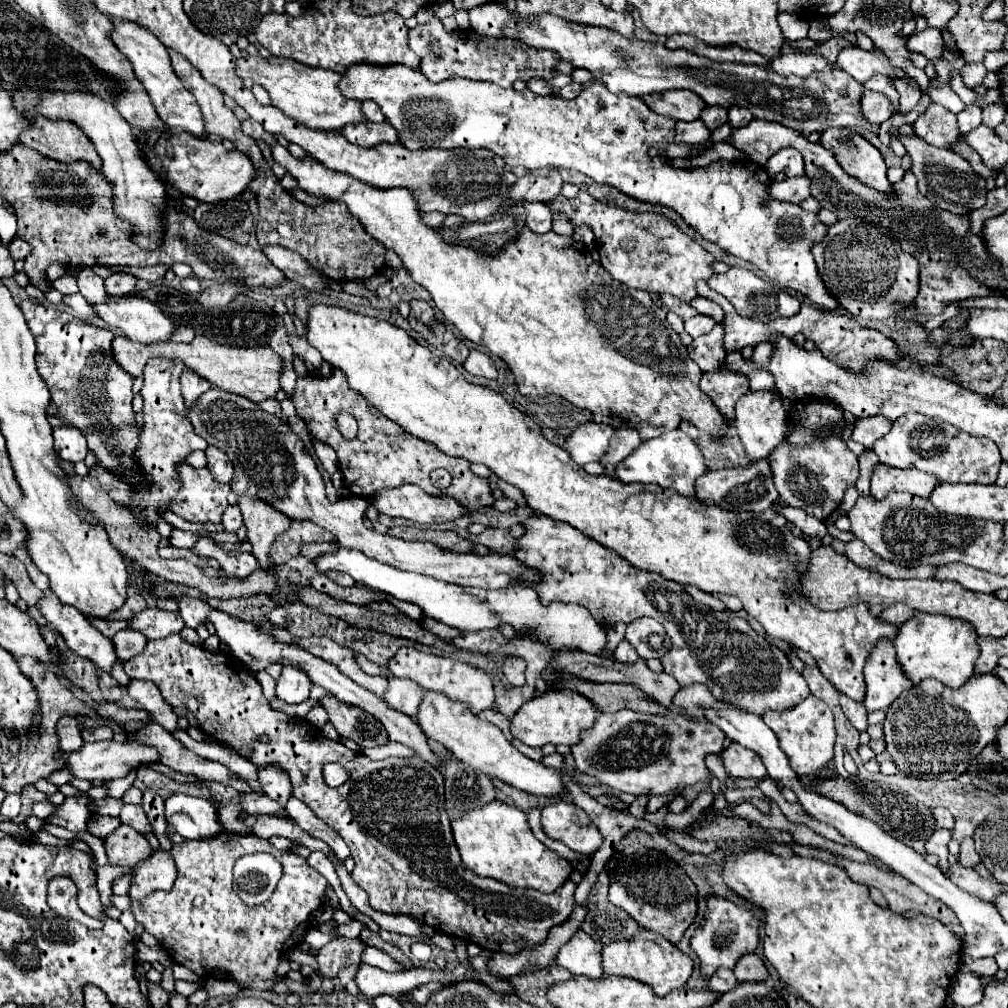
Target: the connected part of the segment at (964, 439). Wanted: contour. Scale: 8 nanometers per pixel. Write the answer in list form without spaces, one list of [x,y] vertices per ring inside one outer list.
[[[918,413],[898,417],[892,423],[890,433],[880,437],[872,449],[880,463],[888,467],[916,467],[918,471],[936,475],[942,483],[994,483],[1002,463],[998,447],[990,439],[980,439],[950,423],[942,423]]]

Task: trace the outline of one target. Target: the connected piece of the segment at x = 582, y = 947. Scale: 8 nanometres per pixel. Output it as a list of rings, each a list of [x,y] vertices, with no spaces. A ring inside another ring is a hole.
[[[578,929],[556,955],[556,963],[566,967],[572,975],[602,977],[602,945]]]

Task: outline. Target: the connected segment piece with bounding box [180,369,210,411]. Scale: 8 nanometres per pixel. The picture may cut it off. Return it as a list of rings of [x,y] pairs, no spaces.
[[[182,371],[180,375],[180,383],[182,383],[182,397],[184,397],[184,405],[186,411],[190,411],[202,393],[206,393],[210,389],[210,383],[206,383],[206,379],[194,375],[194,371]]]

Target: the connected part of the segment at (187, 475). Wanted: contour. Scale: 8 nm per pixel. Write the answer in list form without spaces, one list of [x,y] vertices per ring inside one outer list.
[[[186,463],[178,467],[178,473],[182,475],[182,491],[170,503],[170,511],[194,523],[220,523],[230,487],[218,483],[208,469],[194,469]]]

